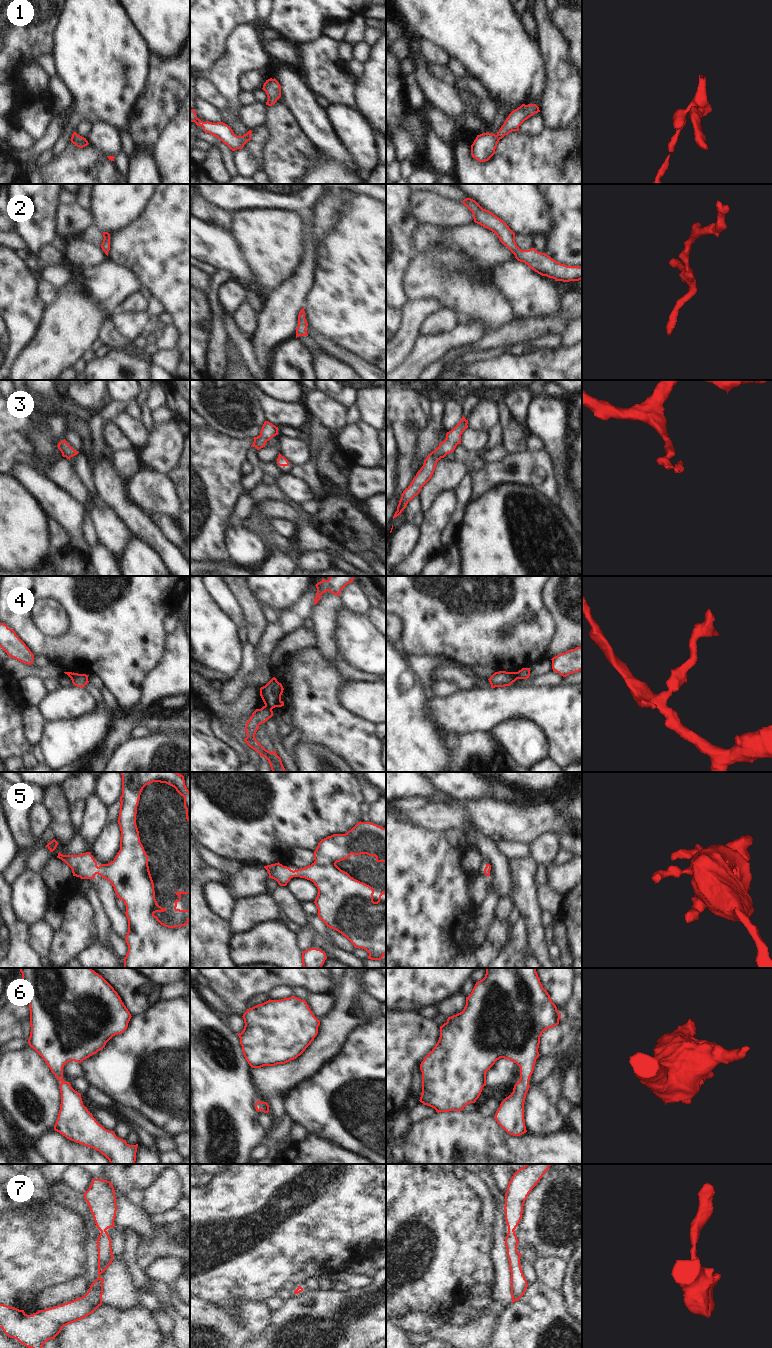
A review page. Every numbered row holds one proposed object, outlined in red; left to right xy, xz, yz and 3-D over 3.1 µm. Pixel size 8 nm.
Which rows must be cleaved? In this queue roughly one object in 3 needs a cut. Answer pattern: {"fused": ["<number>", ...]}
{"fused": ["4"]}

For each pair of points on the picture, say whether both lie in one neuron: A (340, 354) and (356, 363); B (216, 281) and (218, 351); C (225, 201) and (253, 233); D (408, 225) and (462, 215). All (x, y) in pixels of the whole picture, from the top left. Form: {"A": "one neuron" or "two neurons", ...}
{"A": "one neuron", "B": "one neuron", "C": "two neurons", "D": "two neurons"}

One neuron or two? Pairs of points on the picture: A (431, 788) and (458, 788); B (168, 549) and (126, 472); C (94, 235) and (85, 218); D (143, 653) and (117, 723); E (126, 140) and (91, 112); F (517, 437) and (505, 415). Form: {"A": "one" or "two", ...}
{"A": "two", "B": "two", "C": "two", "D": "two", "E": "one", "F": "one"}

